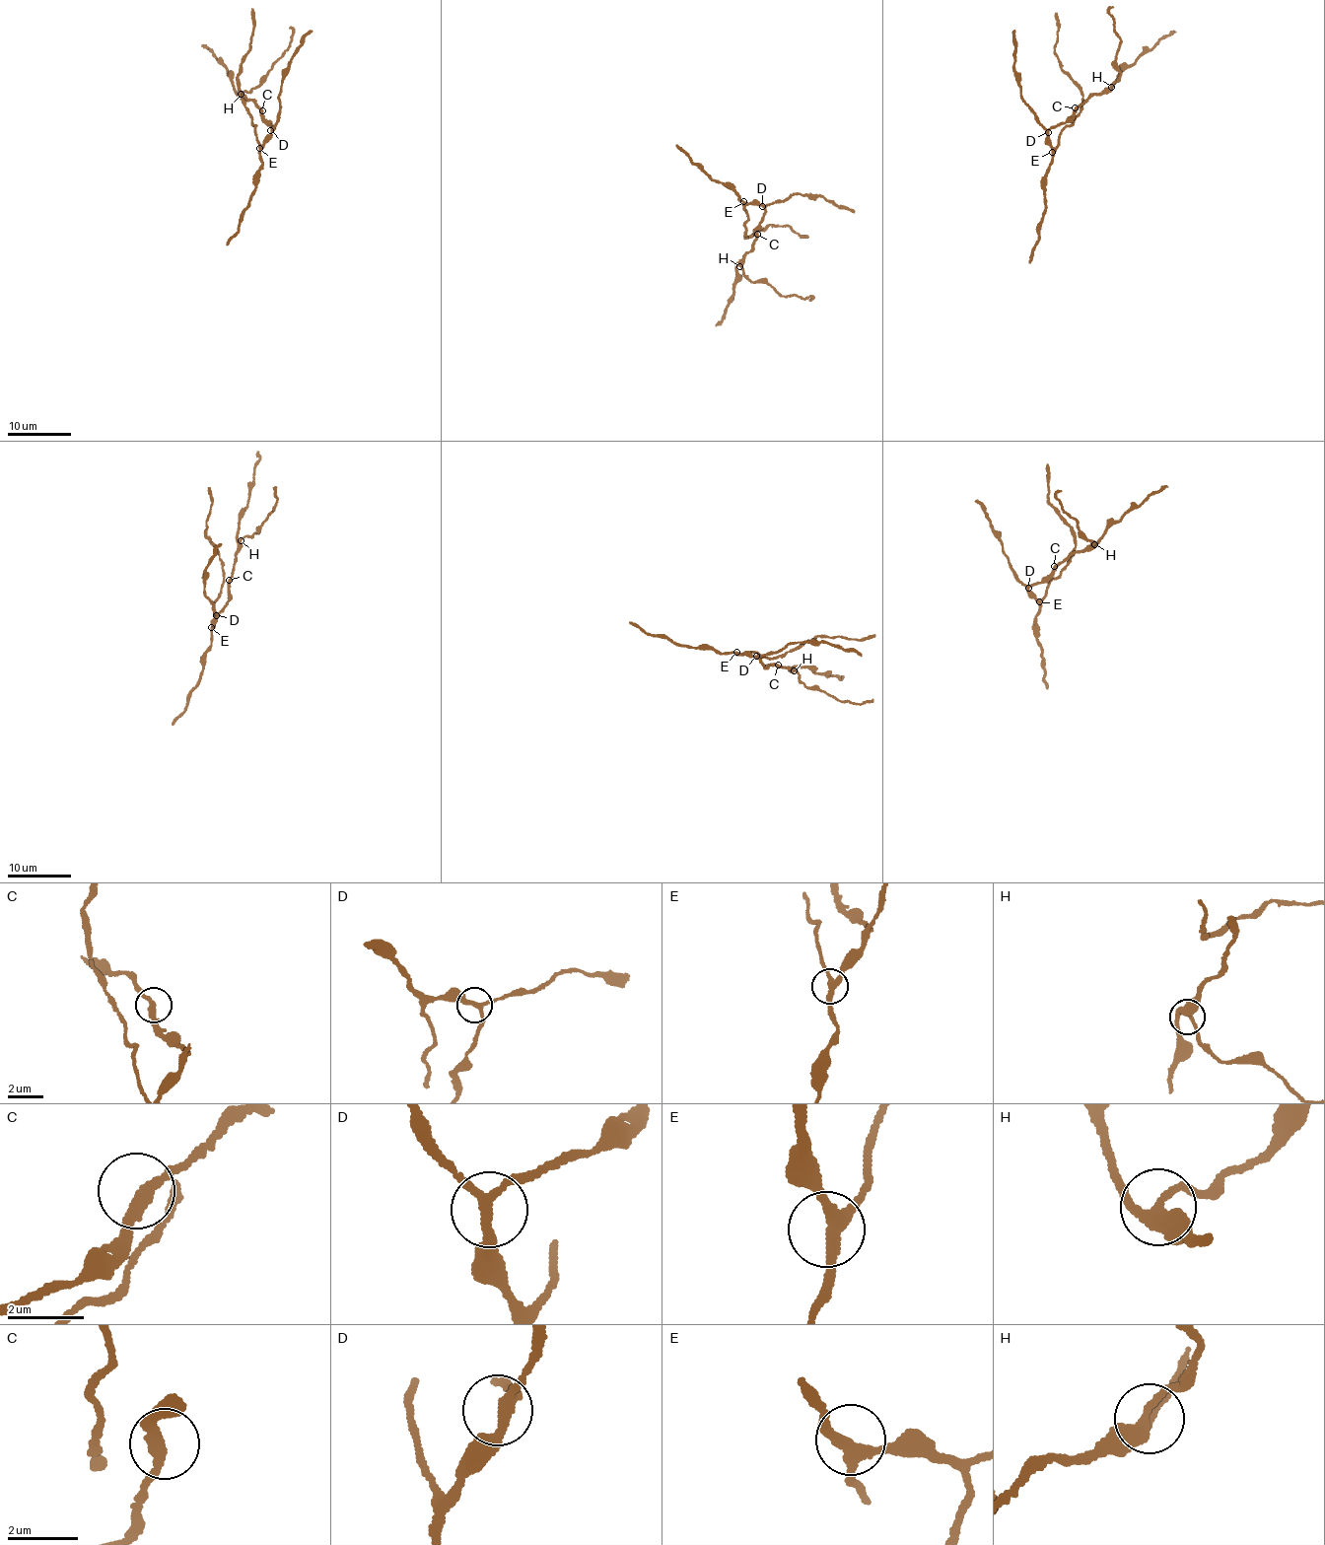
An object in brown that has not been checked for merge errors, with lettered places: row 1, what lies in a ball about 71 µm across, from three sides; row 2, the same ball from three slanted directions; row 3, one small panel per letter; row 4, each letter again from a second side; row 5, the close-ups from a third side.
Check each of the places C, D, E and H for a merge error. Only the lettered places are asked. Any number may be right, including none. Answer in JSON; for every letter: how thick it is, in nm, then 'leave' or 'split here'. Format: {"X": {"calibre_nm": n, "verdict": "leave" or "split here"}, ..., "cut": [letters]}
{"C": {"calibre_nm": 280, "verdict": "leave"}, "D": {"calibre_nm": 240, "verdict": "leave"}, "E": {"calibre_nm": 280, "verdict": "leave"}, "H": {"calibre_nm": 320, "verdict": "leave"}, "cut": []}

